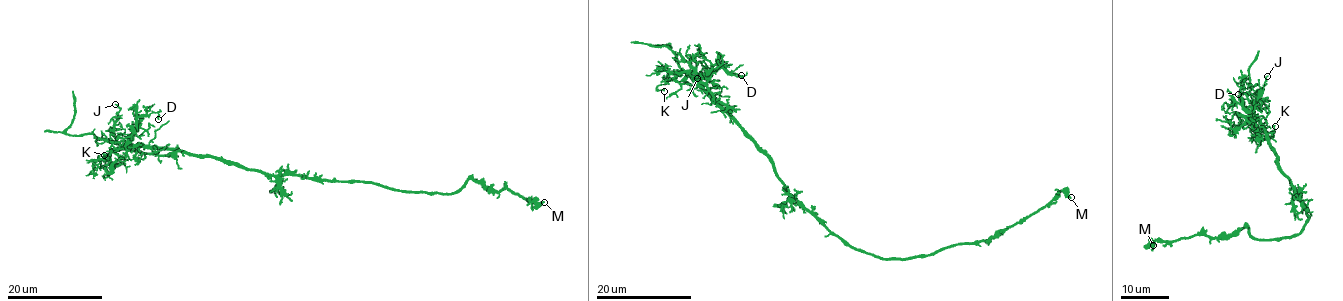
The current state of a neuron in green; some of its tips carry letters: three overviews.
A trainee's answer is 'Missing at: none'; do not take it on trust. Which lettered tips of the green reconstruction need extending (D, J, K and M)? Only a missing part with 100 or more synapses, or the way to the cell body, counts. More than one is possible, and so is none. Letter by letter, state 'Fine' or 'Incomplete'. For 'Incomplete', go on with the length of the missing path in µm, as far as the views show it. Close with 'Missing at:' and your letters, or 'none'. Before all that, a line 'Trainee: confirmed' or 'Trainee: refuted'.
Trainee: confirmed
D: Fine
J: Fine
K: Fine
M: Fine
Missing at: none

